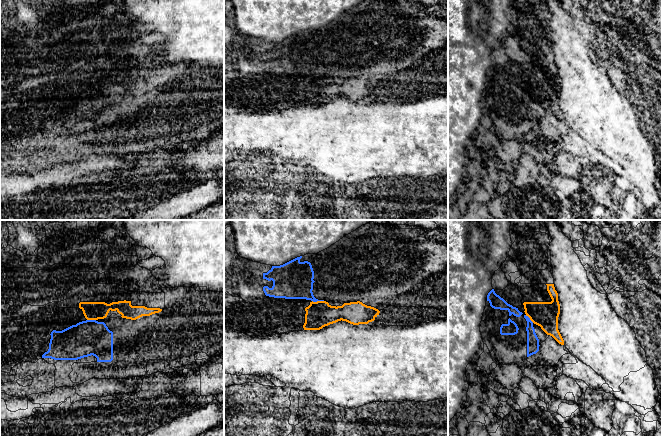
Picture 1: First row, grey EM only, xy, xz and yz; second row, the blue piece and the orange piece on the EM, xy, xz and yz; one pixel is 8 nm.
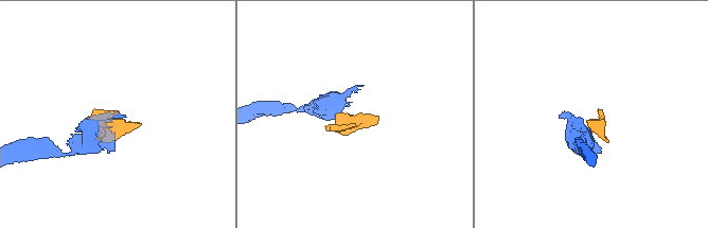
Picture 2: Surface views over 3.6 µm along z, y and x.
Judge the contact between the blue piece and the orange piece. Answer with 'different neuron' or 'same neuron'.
same neuron

